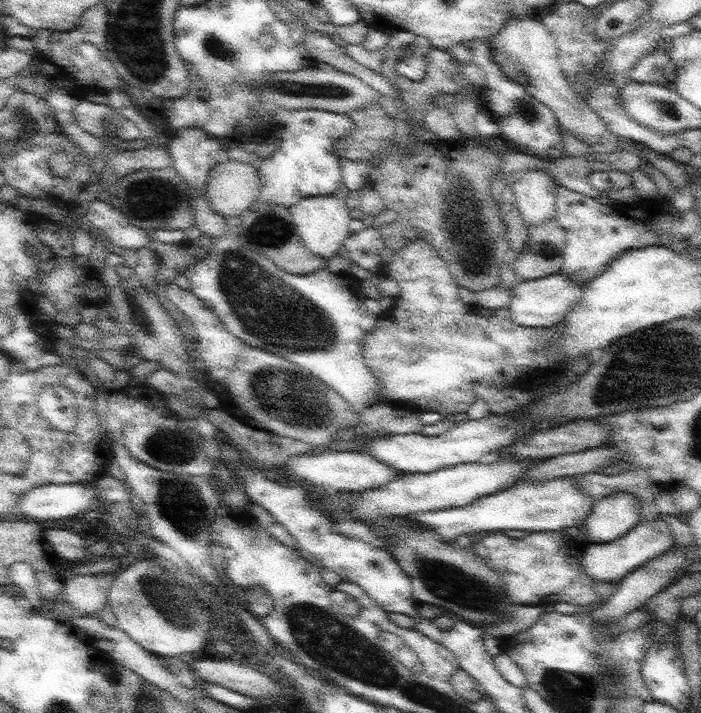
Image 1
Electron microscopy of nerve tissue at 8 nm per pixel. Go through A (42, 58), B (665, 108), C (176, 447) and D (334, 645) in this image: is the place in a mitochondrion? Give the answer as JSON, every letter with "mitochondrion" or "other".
{"A":"other","B":"mitochondrion","C":"mitochondrion","D":"mitochondrion"}

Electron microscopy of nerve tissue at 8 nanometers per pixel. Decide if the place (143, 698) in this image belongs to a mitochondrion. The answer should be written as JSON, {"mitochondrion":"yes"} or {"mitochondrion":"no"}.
{"mitochondrion":"no"}

